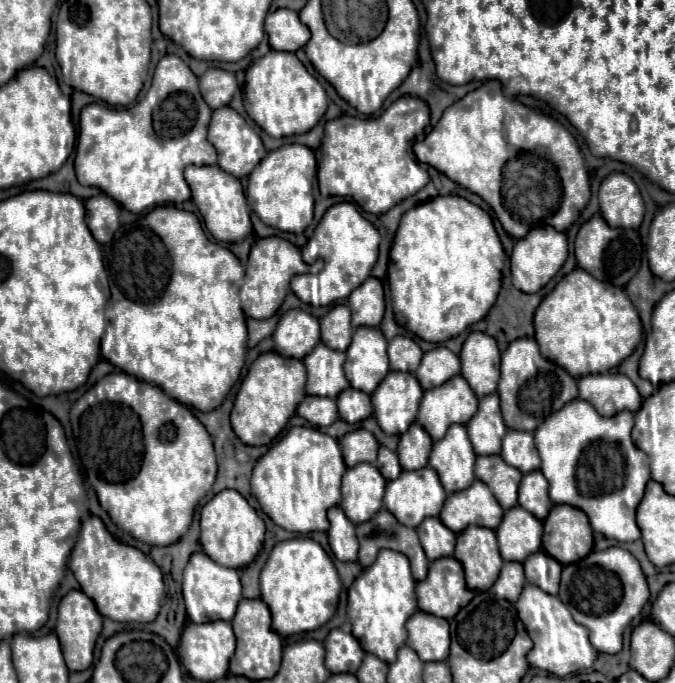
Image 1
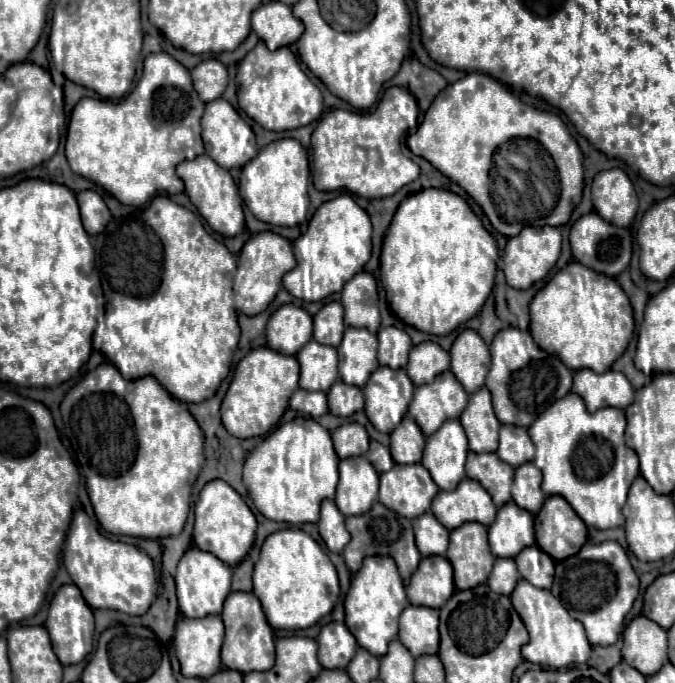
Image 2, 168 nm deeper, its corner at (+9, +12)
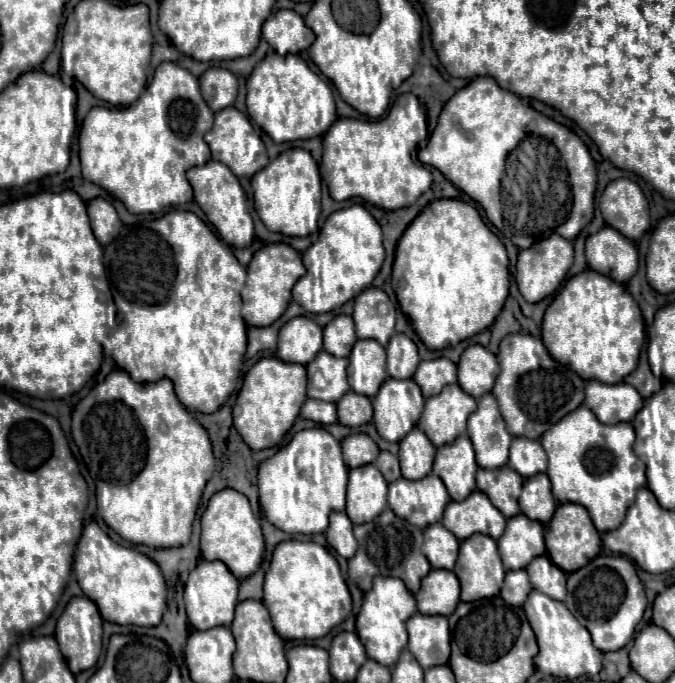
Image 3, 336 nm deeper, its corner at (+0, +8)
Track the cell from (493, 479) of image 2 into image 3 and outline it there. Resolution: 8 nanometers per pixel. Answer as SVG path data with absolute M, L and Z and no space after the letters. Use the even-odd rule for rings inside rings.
M510 466L496 470L480 468L476 474L476 486L492 500L492 504L496 504L496 508L500 508L500 512L504 512L506 518L512 518L520 512L518 496L522 488L522 476Z

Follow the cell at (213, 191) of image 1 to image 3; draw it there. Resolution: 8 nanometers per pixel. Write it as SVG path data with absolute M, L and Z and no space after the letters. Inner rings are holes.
M210 160L204 166L190 168L186 172L186 178L192 184L196 204L204 210L206 218L218 230L220 238L232 248L248 248L254 240L254 224L252 224L252 216L246 210L244 190L240 186L238 178L230 172L230 168L226 164Z

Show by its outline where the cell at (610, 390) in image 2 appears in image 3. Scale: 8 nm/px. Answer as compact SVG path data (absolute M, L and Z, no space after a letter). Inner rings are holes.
M598 380L586 382L586 400L596 418L604 424L632 422L636 412L642 408L642 396L630 384L602 384Z

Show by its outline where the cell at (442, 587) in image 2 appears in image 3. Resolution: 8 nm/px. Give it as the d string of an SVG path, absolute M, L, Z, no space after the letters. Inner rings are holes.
M448 570L428 572L426 580L420 586L420 592L416 594L416 602L418 610L428 616L450 616L460 602L460 584L456 580L456 574Z

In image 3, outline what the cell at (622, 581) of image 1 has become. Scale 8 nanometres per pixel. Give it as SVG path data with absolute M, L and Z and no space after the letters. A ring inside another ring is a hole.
M600 554L584 568L568 574L568 598L564 602L576 620L590 632L600 652L614 652L628 644L646 608L644 586L634 564L624 556Z

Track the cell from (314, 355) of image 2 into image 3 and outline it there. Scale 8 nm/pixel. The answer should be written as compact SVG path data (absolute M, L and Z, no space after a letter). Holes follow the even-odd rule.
M324 350L306 366L307 370L307 396L336 402L344 392L350 390L346 380L348 358L336 358Z

